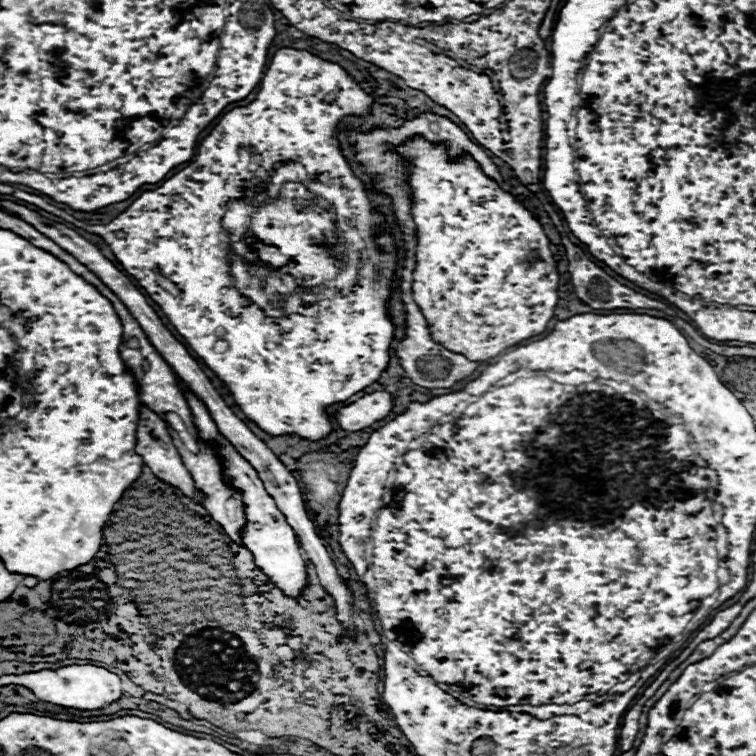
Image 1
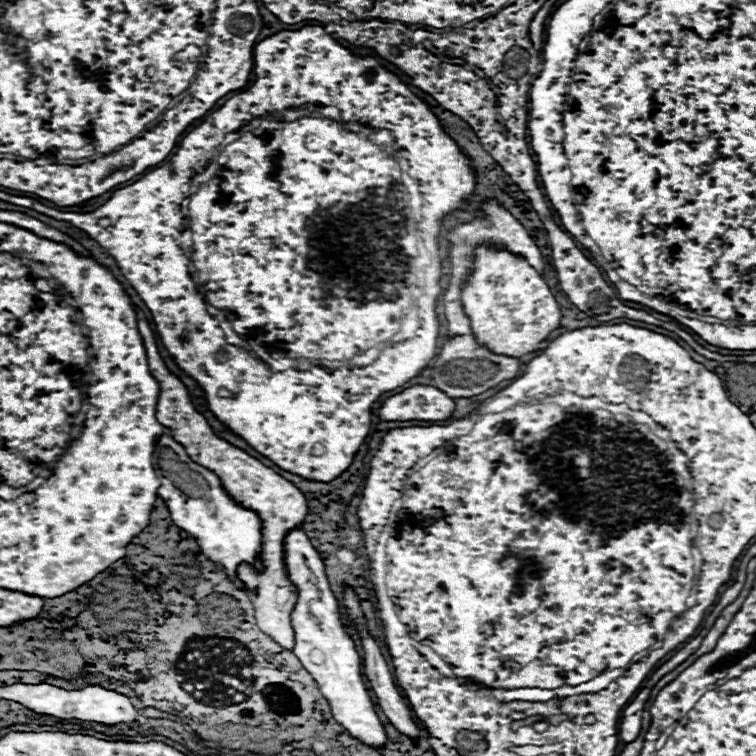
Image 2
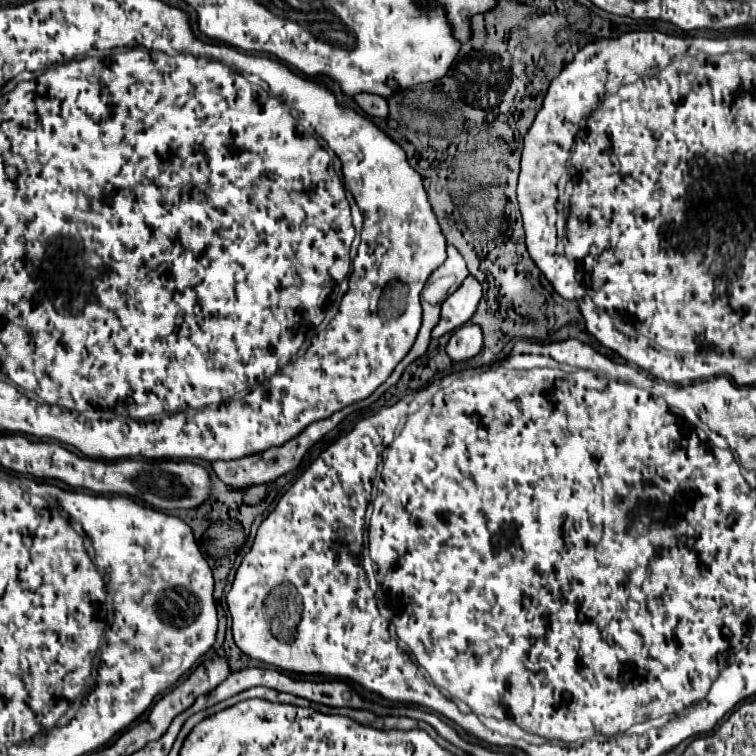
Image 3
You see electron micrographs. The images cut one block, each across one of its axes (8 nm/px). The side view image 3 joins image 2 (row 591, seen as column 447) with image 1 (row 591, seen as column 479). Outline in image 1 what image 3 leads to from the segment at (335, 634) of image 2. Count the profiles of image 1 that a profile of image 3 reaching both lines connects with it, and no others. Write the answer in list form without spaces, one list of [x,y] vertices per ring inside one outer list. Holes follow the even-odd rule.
[[[184,386],[186,392],[186,400],[190,404],[192,416],[194,416],[194,424],[198,428],[200,438],[208,440],[208,442],[218,442],[220,444],[220,452],[226,458],[226,476],[232,482],[232,486],[240,488],[244,492],[244,506],[246,506],[246,518],[248,524],[242,532],[244,536],[244,544],[248,546],[248,550],[254,554],[254,562],[256,566],[290,598],[298,598],[302,594],[304,588],[308,588],[308,572],[306,572],[306,558],[302,554],[298,536],[294,534],[294,530],[288,526],[286,516],[278,510],[274,498],[264,490],[262,480],[258,478],[256,470],[234,450],[234,446],[218,432],[216,424],[212,422],[206,406]]]

